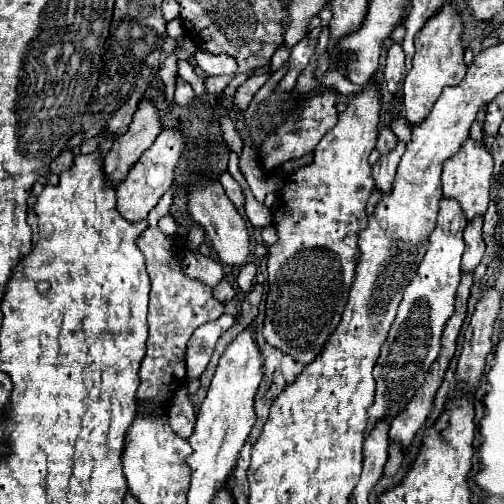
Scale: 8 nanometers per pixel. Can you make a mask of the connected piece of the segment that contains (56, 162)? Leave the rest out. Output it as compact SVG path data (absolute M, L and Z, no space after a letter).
M63 151L57 159L53 159L51 161L51 165L49 165L49 169L51 169L51 173L61 173L61 171L65 171L65 169L69 169L69 165L73 163L73 151Z

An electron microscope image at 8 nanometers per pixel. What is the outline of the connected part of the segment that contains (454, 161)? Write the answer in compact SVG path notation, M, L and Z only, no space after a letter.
M467 137L461 145L461 149L443 165L443 197L457 199L465 211L465 217L475 217L479 213L485 213L489 203L489 189L491 189L491 173L493 173L493 157L489 149L483 145L483 141L475 141Z

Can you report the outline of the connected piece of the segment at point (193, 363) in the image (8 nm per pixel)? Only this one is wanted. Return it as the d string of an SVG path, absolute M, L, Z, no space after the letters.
M223 315L217 321L211 321L199 329L195 329L189 345L187 345L187 381L201 377L215 349L217 339L235 323L231 315Z

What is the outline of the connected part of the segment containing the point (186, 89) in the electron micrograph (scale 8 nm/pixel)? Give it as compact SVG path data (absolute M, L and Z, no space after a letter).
M177 77L175 103L177 103L177 105L181 105L181 107L191 107L191 105L193 105L193 97L195 97L193 87L191 87L187 81L183 81L183 79L179 79L179 77Z

